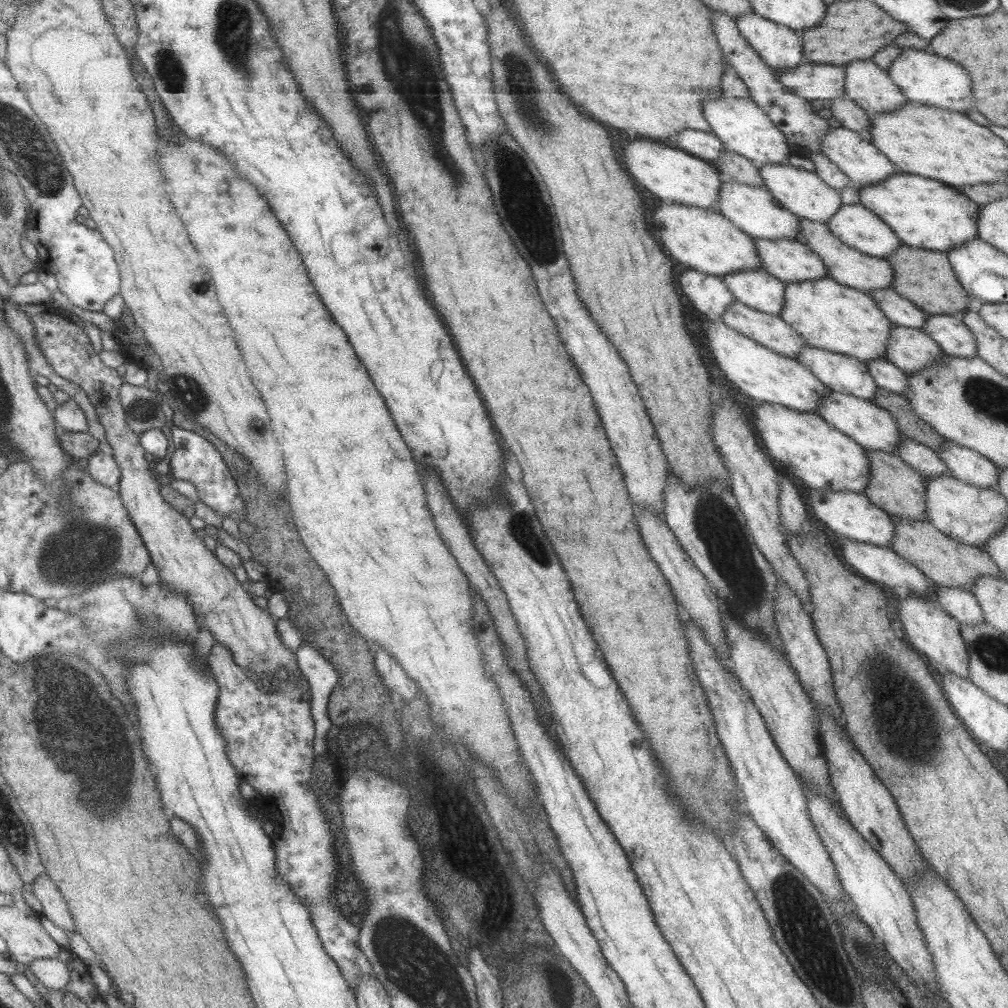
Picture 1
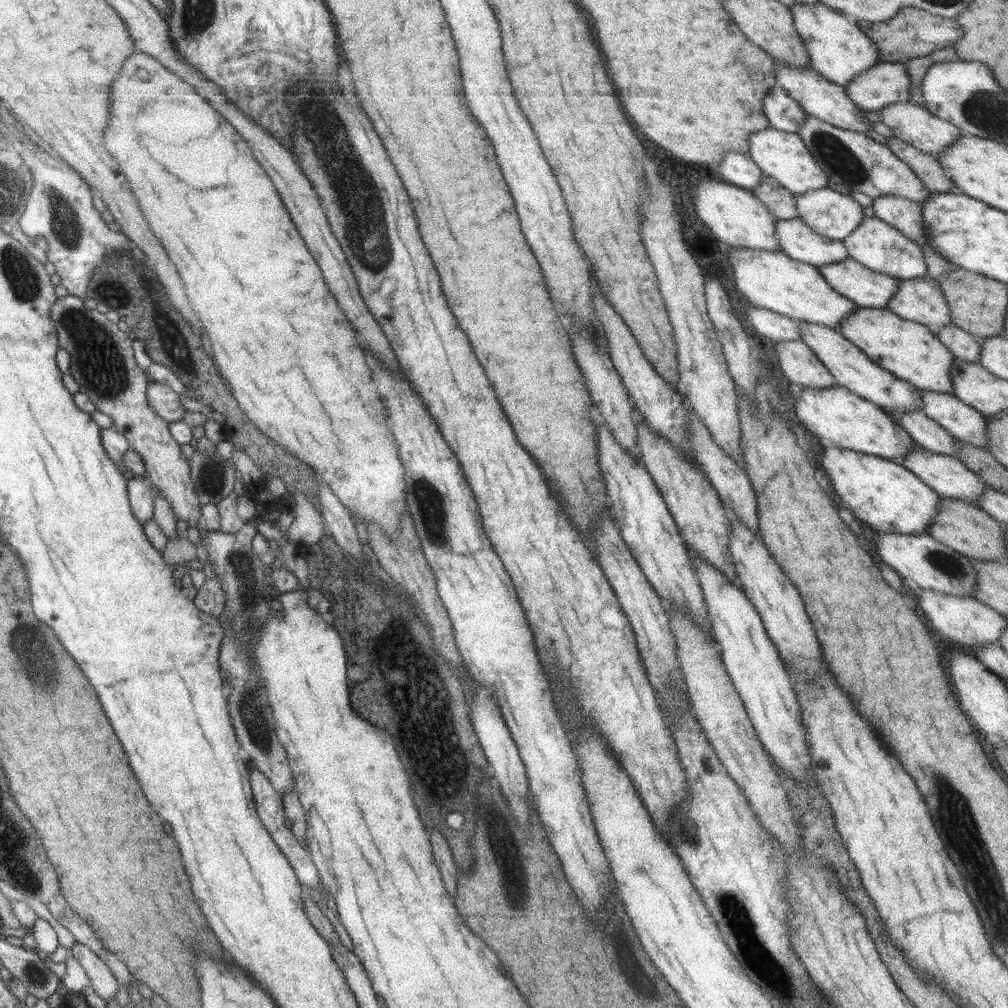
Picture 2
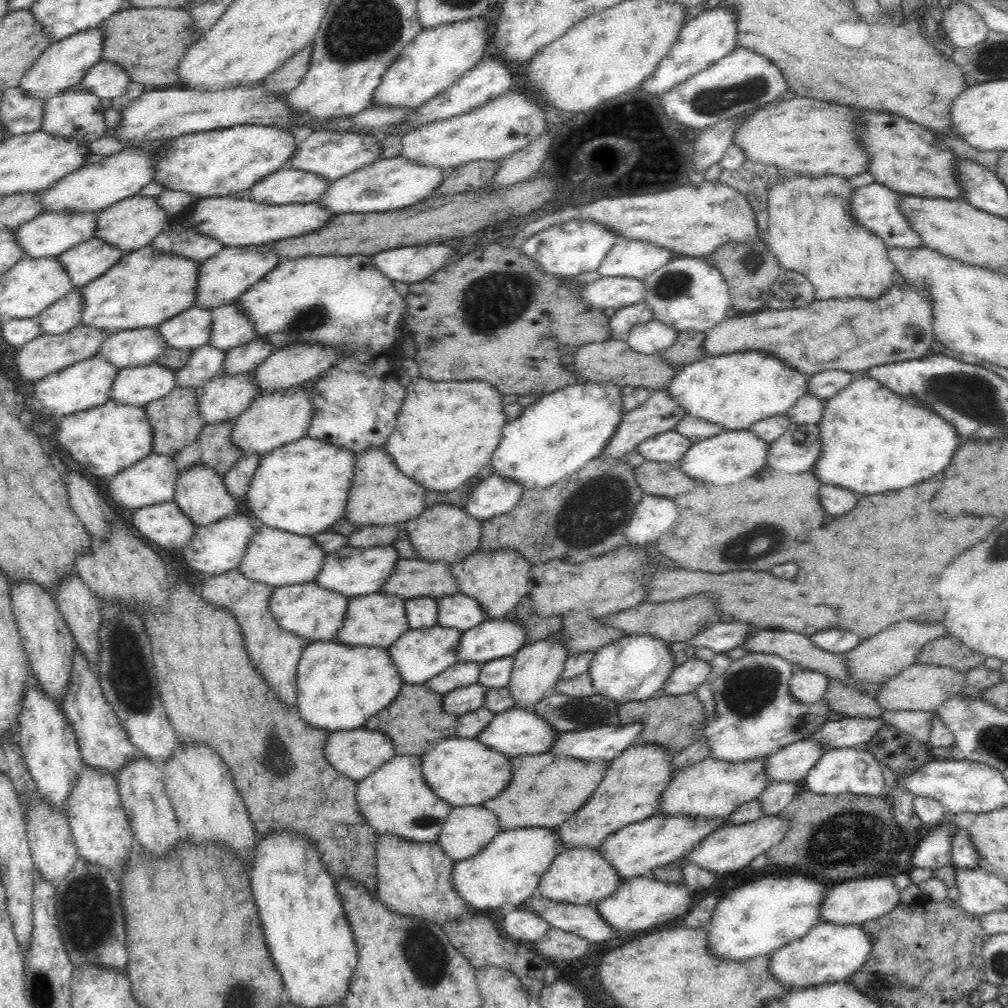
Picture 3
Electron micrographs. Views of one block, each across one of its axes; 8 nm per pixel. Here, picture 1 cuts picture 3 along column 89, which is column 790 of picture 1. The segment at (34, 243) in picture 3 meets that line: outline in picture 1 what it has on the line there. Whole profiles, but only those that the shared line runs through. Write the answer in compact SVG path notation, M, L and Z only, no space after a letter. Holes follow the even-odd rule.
M733 180L721 182L721 188L717 192L715 210L731 221L741 232L752 238L765 240L794 239L797 234L799 217L785 210L764 186L749 186L749 184L739 184Z

